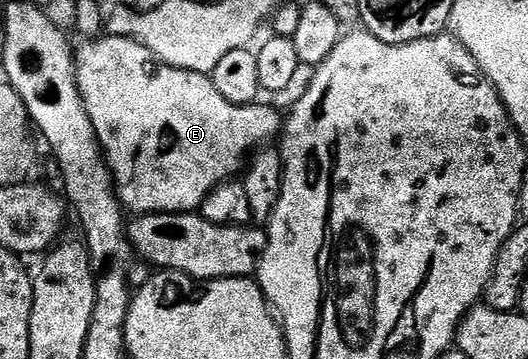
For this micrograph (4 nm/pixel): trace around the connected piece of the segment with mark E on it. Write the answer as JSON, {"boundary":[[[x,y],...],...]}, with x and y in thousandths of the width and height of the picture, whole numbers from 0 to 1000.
{"boundary":[[[208,97],[189,100],[186,109],[167,111],[157,128],[144,134],[138,148],[142,164],[142,228],[150,245],[150,259],[157,267],[157,295],[172,343],[180,382],[188,393],[188,409],[195,432],[203,468],[210,474],[214,496],[214,524],[220,552],[235,585],[256,599],[277,599],[280,593],[358,593],[367,596],[379,565],[403,532],[407,518],[436,504],[462,468],[470,446],[472,421],[500,412],[508,398],[530,379],[532,370],[532,315],[521,304],[511,304],[500,287],[481,292],[443,292],[434,287],[434,276],[424,276],[411,256],[411,242],[403,242],[398,212],[388,203],[360,203],[348,192],[326,192],[318,181],[303,178],[292,150],[275,131],[261,125],[248,106],[216,103]]]}

